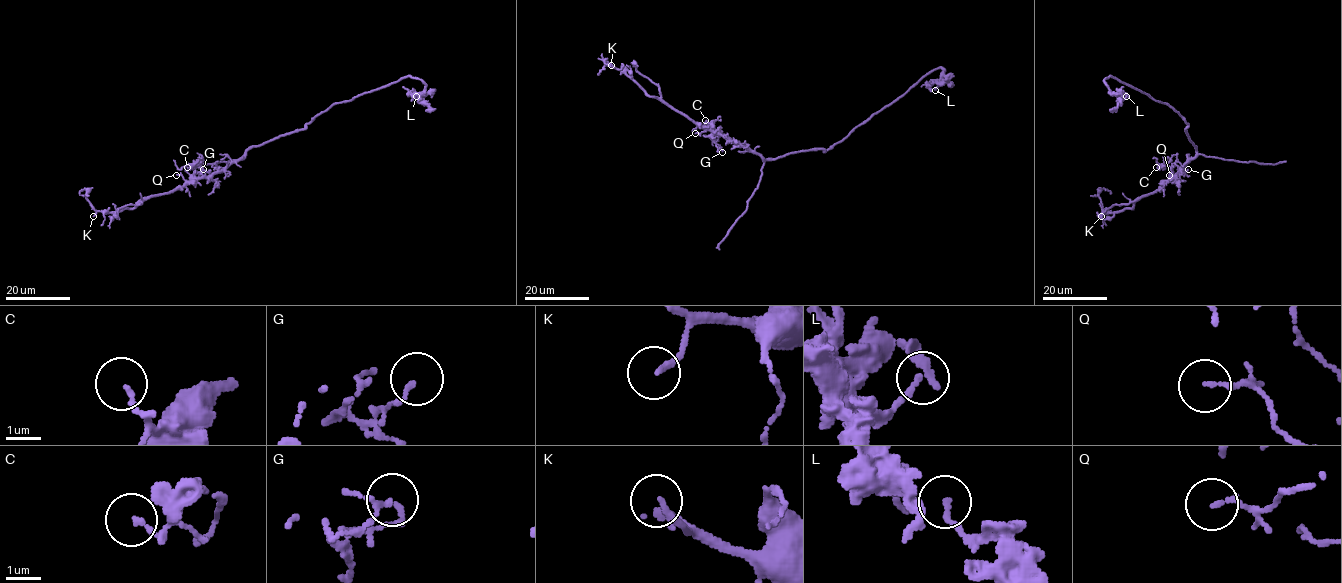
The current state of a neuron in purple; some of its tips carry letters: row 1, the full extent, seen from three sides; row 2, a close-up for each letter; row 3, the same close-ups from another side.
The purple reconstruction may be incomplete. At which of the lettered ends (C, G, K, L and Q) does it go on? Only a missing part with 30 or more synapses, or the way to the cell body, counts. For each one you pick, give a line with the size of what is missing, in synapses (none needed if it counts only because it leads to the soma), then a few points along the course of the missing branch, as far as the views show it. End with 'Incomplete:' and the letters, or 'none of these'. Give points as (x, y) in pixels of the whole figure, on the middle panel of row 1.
Incomplete: none of these

